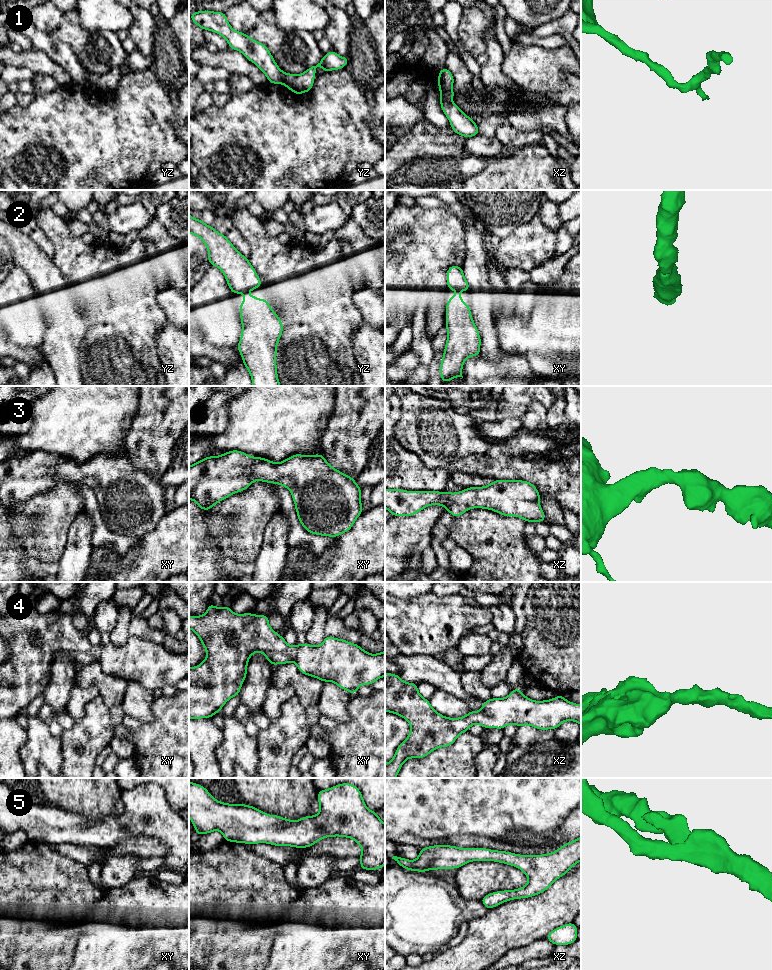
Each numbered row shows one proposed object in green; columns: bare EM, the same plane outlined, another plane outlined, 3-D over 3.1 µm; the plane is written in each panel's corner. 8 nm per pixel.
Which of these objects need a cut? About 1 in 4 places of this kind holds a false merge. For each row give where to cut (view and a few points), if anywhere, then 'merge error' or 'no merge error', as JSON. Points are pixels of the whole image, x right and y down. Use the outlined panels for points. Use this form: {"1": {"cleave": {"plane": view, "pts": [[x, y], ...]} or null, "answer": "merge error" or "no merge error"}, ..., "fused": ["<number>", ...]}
{"1": {"cleave": {"plane": "yz", "pts": [[286, 73], [283, 84]]}, "answer": "merge error"}, "2": {"cleave": null, "answer": "no merge error"}, "3": {"cleave": null, "answer": "no merge error"}, "4": {"cleave": null, "answer": "no merge error"}, "5": {"cleave": null, "answer": "no merge error"}, "fused": ["1"]}

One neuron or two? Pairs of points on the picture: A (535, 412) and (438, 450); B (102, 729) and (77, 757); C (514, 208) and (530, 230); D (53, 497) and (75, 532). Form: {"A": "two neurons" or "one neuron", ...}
{"A": "two neurons", "B": "one neuron", "C": "two neurons", "D": "two neurons"}

